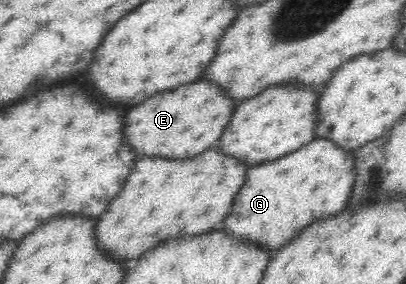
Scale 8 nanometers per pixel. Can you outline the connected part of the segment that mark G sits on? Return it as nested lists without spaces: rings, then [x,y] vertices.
[[[318,137],[282,159],[250,166],[222,227],[226,227],[230,235],[254,239],[254,243],[262,243],[262,247],[276,251],[290,243],[308,223],[314,223],[314,219],[336,215],[344,209],[356,177],[354,163],[356,155],[353,152],[346,152],[333,140]]]

